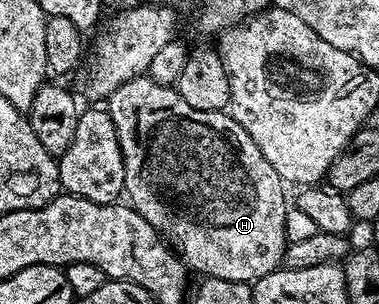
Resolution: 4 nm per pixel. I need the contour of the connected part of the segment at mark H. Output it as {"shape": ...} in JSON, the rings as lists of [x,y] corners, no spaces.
{"shape":[[[148,74],[119,85],[108,97],[107,110],[115,121],[123,153],[128,202],[167,240],[190,272],[252,285],[281,267],[287,246],[283,233],[287,187],[239,121],[225,111],[204,111],[187,105],[176,86],[157,83]]]}

